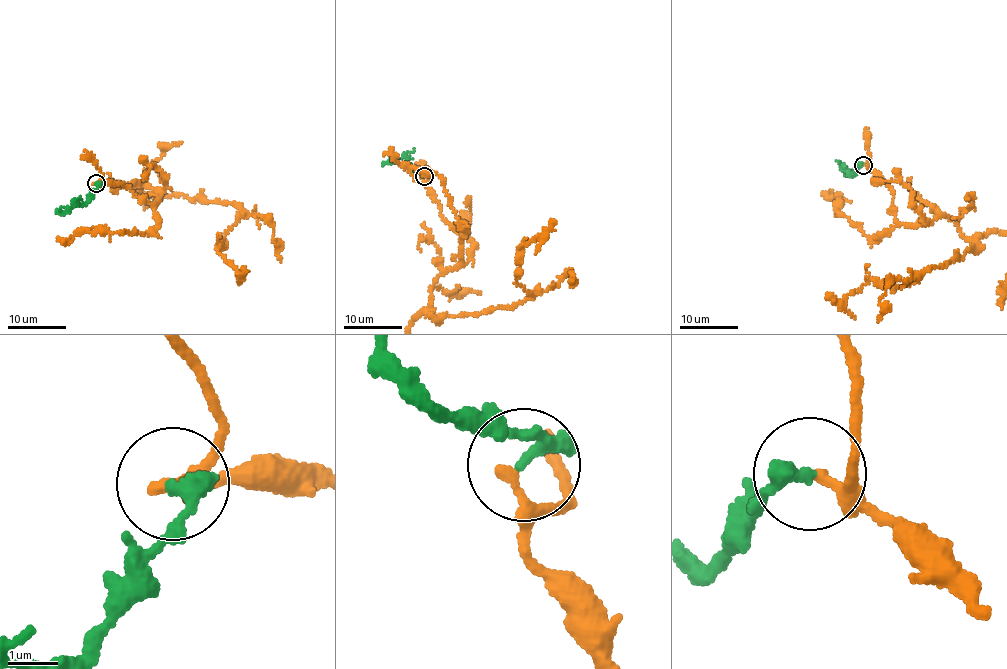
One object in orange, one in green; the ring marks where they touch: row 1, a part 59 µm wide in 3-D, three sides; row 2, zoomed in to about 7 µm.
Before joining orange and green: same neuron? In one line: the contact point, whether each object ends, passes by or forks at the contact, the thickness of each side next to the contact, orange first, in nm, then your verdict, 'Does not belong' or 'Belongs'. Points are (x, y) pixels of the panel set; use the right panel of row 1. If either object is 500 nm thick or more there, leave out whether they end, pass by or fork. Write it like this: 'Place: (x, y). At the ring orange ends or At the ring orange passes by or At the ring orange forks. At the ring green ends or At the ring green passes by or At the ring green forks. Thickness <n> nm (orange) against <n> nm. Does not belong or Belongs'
Place: (863, 165). At the ring orange passes by. At the ring green ends. Thickness 190 nm (orange) against 320 nm. Does not belong

